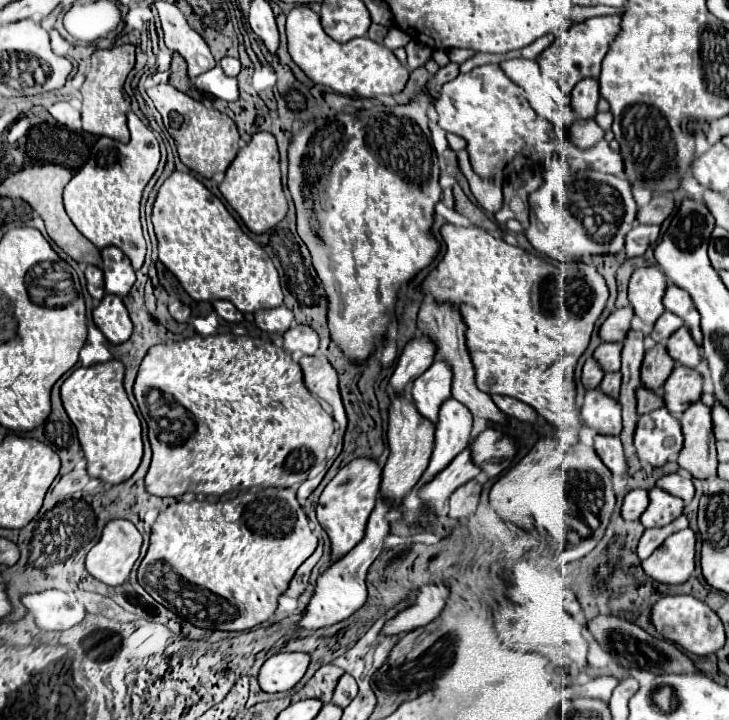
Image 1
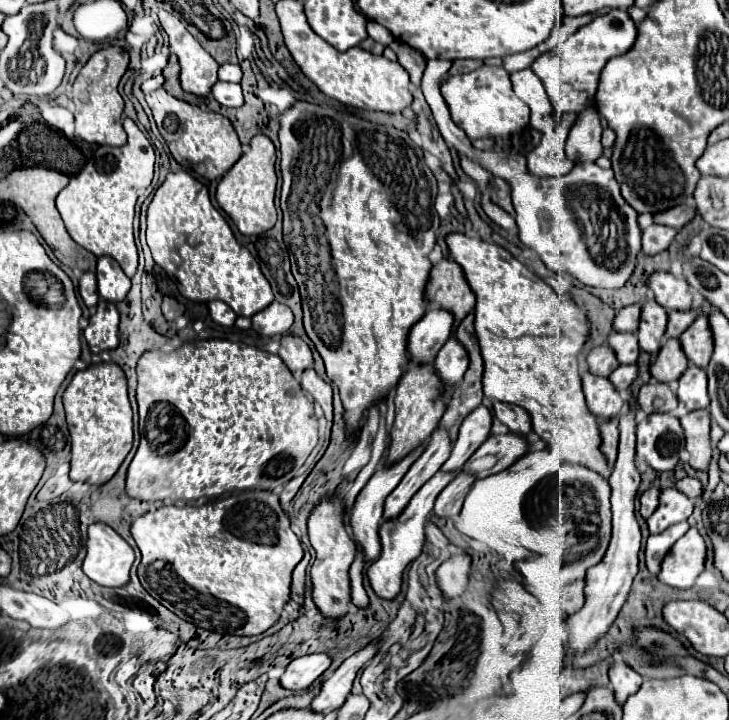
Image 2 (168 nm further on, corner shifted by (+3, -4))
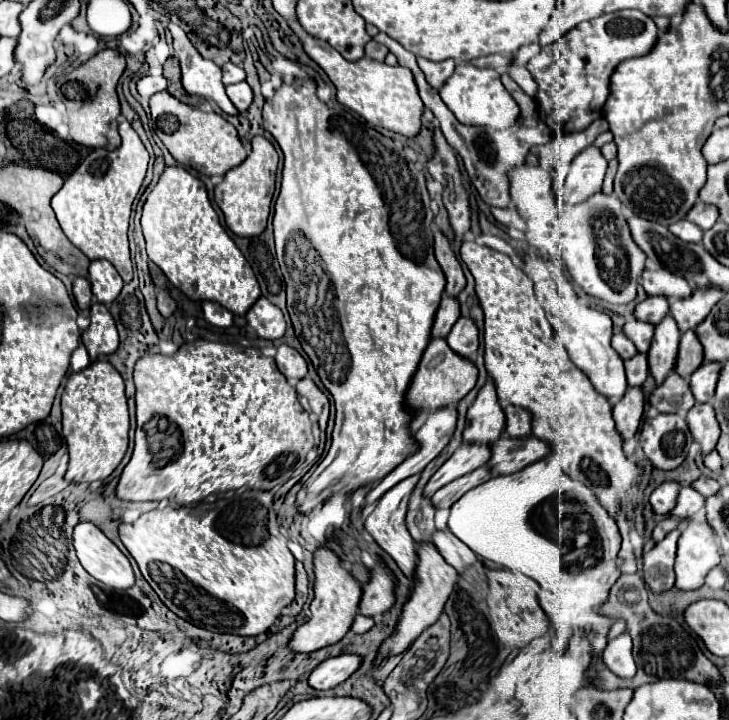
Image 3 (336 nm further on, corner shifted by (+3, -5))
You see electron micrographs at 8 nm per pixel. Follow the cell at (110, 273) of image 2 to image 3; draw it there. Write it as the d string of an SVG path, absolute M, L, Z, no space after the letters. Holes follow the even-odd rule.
M91 261L89 265L89 281L91 281L91 291L97 297L99 303L113 303L121 289L123 289L123 279L117 273L117 269L105 261Z

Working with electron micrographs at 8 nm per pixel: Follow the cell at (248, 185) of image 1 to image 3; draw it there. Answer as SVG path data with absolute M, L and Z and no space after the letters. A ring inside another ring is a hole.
M263 135L253 137L251 145L253 151L249 153L249 157L241 165L231 169L215 187L215 203L223 211L227 227L239 237L257 237L265 231L275 193L275 171L279 161L275 147Z

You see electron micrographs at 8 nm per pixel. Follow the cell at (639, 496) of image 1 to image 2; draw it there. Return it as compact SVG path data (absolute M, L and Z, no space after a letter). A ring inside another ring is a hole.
M649 488L649 490L645 490L641 494L641 516L643 518L649 518L657 510L657 506L659 506L659 494L661 494L659 488Z

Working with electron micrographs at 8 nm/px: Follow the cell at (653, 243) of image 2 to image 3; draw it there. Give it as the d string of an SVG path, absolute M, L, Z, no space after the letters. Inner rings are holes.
M685 219L677 221L675 225L669 225L669 231L685 243L701 243L701 235L703 235L703 231L697 225L693 225Z

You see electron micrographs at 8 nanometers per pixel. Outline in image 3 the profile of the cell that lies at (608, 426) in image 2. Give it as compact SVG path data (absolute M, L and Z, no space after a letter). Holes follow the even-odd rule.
M639 387L627 389L623 399L619 399L613 405L613 421L623 441L629 441L637 433L637 427L643 415L643 405L645 405L645 399Z

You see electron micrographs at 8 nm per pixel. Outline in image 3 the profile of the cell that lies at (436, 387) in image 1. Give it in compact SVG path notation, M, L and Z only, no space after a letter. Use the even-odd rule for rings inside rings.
M459 317L455 327L451 329L451 335L447 337L447 345L461 355L463 359L473 359L473 353L477 353L479 347L479 331L475 323L467 317Z

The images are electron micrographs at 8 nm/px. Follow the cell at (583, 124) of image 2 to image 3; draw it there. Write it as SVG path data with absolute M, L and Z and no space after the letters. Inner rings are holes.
M595 145L585 147L573 161L567 173L567 183L561 193L561 203L581 203L601 189L603 177L607 171L607 161L601 155L601 149Z

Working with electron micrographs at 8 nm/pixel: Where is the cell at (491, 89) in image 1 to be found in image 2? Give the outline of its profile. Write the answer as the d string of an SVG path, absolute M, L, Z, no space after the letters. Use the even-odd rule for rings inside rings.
M481 66L479 70L473 70L469 74L449 76L441 86L443 98L449 104L453 122L465 130L465 134L475 138L509 138L513 134L519 134L529 124L529 110L515 98L515 92L511 90L509 74L501 66Z

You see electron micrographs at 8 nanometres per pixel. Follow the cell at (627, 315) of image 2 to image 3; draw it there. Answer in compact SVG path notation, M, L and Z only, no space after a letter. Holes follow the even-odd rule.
M647 297L645 301L635 305L633 317L637 321L645 321L645 323L659 323L659 319L663 319L663 315L667 315L669 311L669 303L665 297Z

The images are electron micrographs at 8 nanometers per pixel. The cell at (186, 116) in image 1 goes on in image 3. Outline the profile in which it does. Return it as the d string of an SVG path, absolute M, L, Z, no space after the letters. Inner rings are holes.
M167 91L155 93L149 99L149 107L151 107L153 131L169 149L173 159L185 167L191 167L199 175L209 175L209 177L225 175L229 169L237 167L247 157L235 127L227 123L221 115L185 105Z

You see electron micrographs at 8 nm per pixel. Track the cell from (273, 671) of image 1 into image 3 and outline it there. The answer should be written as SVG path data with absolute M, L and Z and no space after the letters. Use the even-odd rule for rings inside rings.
M339 655L339 657L329 657L323 663L319 663L307 677L309 687L313 689L331 689L345 679L349 679L357 667L359 667L359 657L357 655Z

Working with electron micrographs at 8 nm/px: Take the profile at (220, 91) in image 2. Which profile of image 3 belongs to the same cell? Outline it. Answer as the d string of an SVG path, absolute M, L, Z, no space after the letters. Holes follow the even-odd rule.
M241 81L241 83L235 83L235 85L229 85L227 87L227 97L231 99L231 103L239 109L239 111L245 111L251 101L253 101L253 93L251 93L251 87Z

